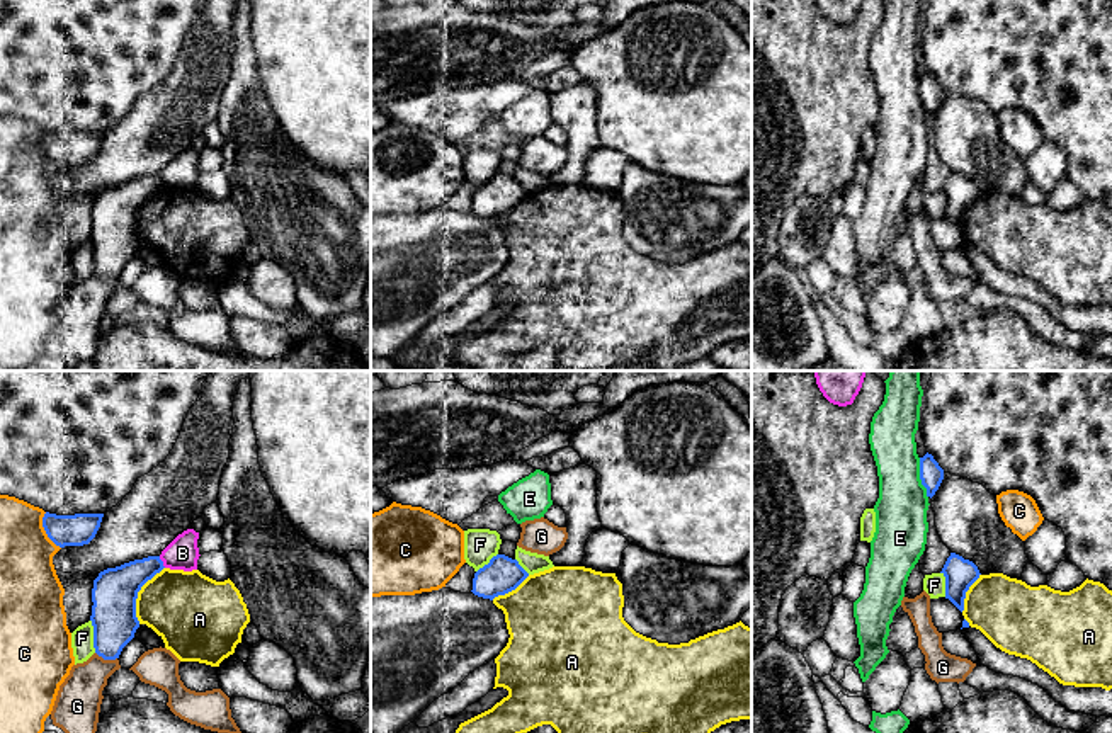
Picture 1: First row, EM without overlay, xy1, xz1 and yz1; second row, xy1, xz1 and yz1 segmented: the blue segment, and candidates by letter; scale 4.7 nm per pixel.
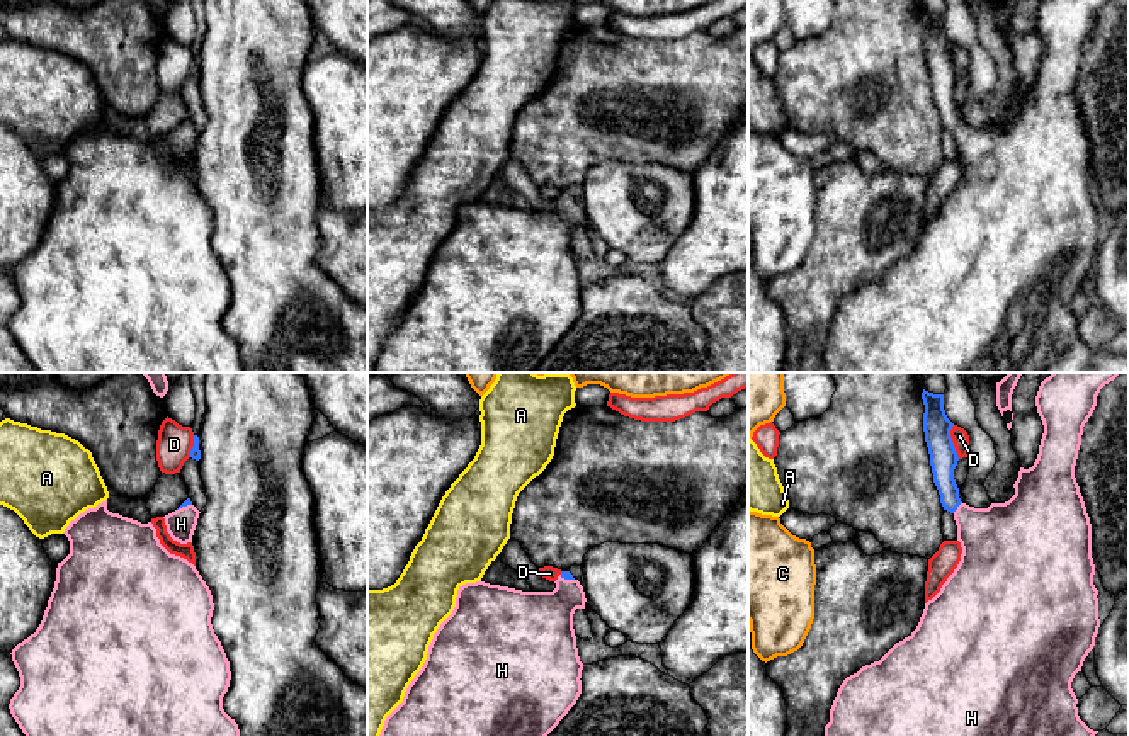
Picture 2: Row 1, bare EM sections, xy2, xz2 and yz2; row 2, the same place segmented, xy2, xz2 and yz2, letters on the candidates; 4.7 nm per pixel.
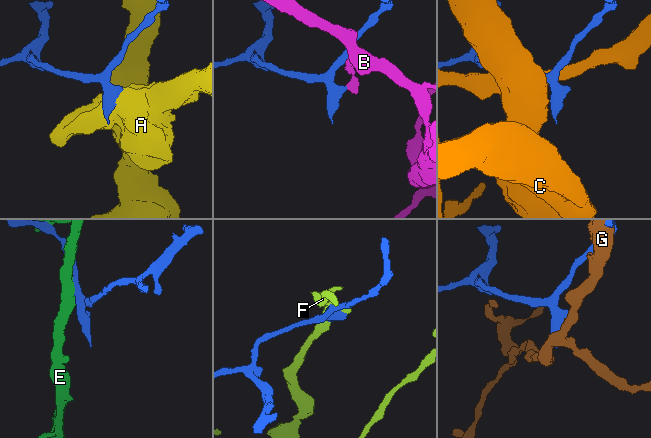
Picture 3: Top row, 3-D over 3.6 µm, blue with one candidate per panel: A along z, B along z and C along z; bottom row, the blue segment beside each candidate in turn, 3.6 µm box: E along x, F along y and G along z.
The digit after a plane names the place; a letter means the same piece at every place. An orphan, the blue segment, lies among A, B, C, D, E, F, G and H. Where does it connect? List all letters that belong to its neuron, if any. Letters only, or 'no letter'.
H

